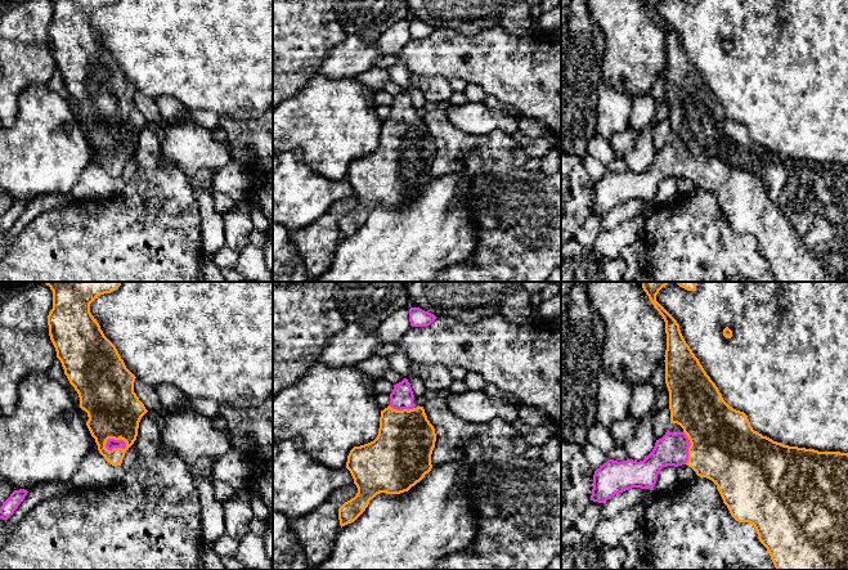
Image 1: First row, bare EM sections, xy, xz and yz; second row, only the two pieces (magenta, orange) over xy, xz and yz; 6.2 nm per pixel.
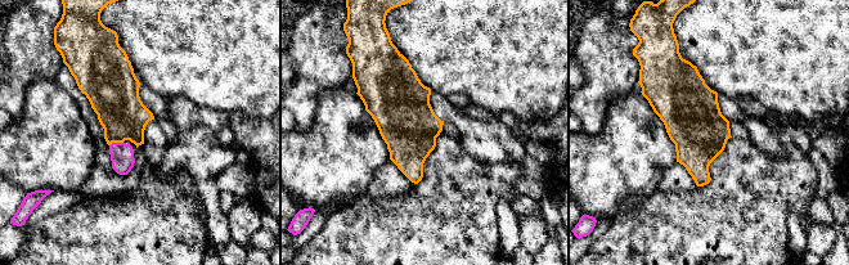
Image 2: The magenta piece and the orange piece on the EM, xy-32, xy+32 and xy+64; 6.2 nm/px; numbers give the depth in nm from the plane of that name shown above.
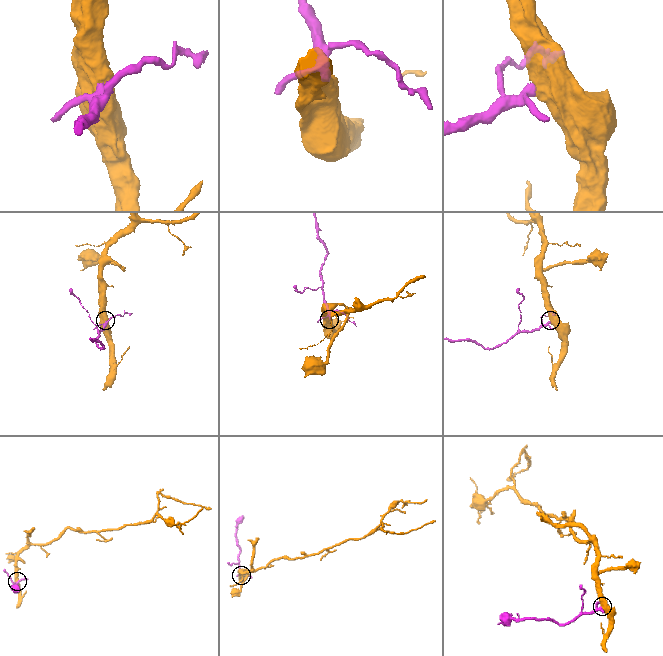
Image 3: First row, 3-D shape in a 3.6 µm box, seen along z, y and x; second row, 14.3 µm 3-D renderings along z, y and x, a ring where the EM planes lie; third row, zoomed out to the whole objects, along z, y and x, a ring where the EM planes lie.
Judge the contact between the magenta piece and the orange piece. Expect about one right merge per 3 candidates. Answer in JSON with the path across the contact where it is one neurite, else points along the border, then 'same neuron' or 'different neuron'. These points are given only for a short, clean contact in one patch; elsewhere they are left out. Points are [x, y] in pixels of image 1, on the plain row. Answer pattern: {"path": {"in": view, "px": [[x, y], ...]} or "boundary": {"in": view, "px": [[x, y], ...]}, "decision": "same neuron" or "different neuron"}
{"path": {"in": "xy", "px": [[111, 155], [115, 158], [106, 158], [113, 121]]}, "decision": "same neuron"}

